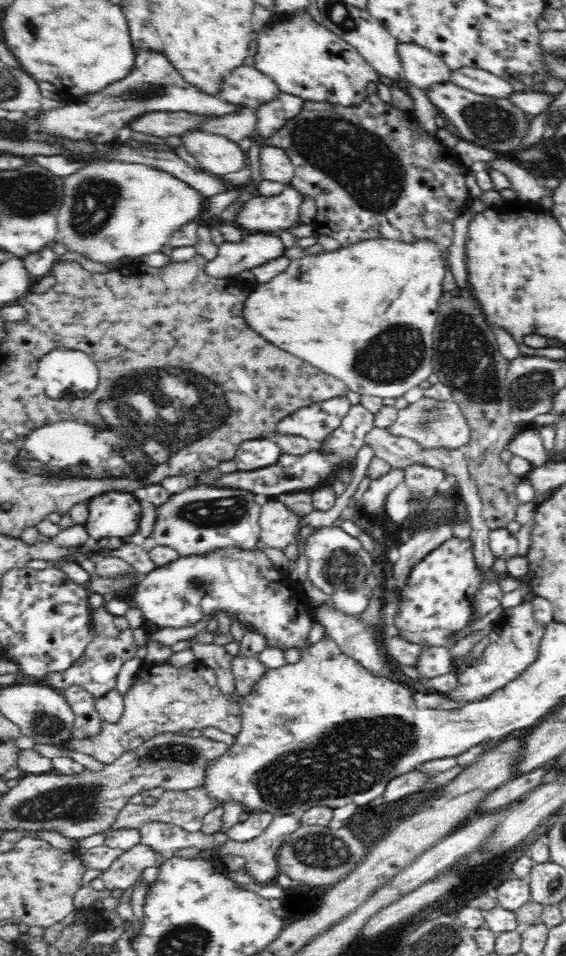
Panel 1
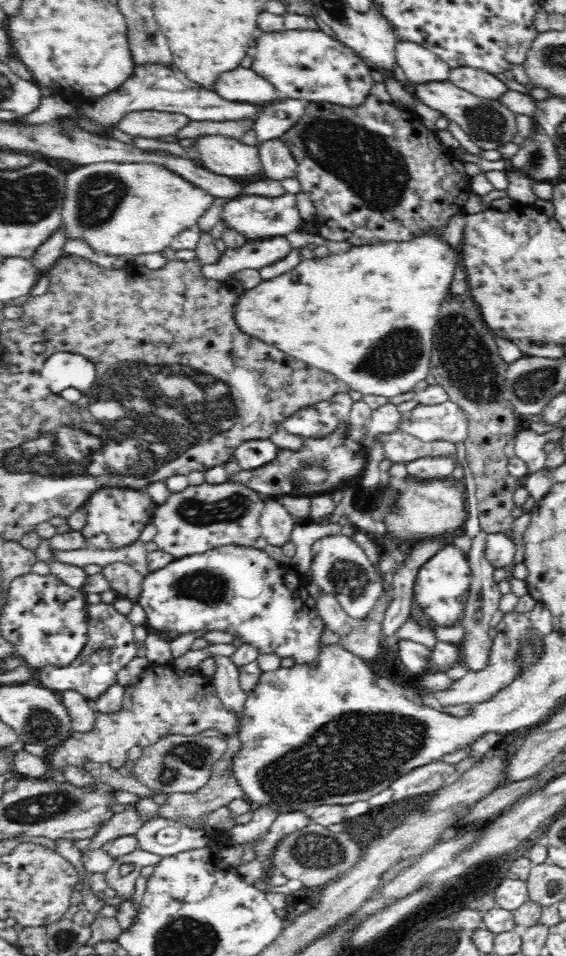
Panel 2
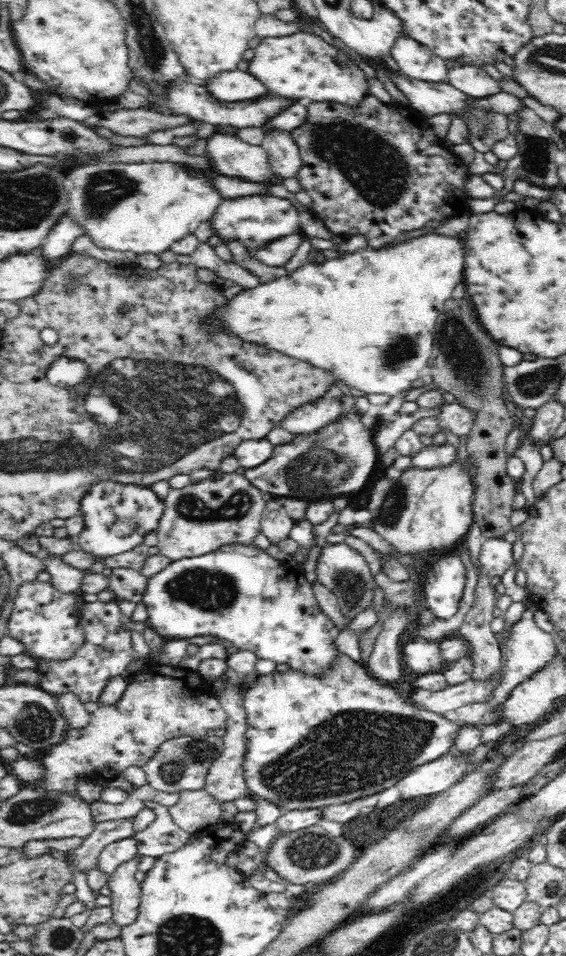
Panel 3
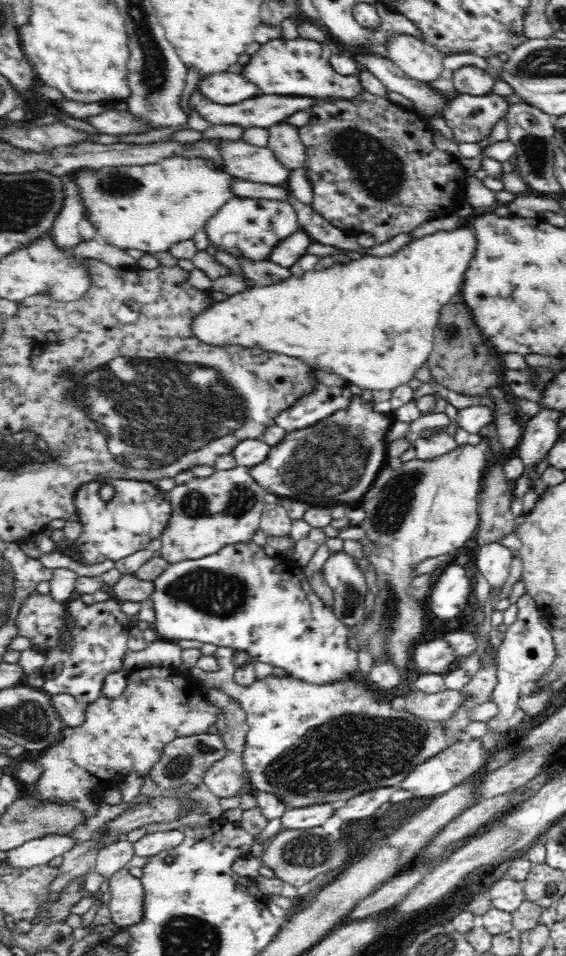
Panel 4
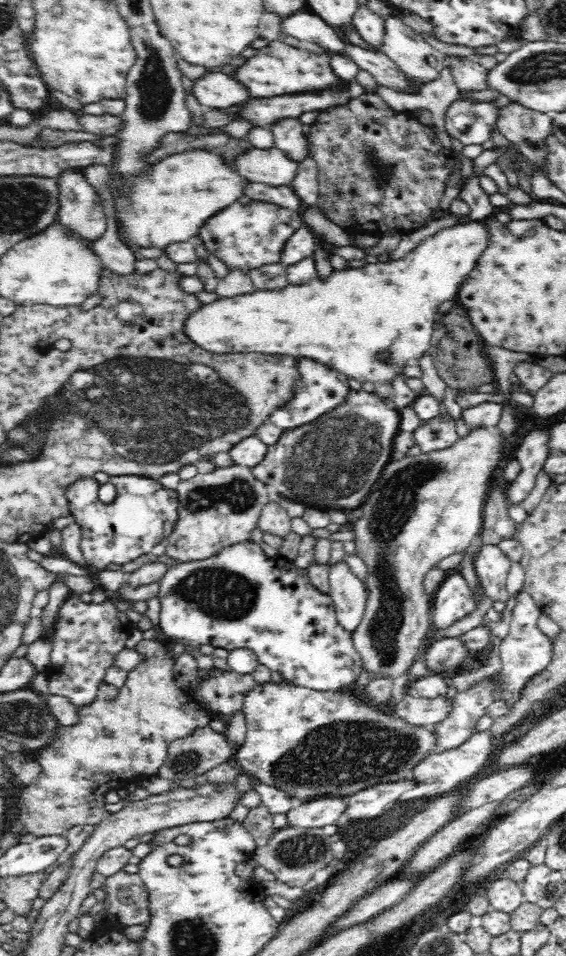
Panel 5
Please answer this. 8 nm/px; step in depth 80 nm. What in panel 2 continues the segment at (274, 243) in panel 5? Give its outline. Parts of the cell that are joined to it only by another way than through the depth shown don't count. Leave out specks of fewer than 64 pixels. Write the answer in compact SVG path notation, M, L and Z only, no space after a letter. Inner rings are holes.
M287 191L276 198L254 195L238 196L224 206L221 219L224 220L226 228L241 232L244 241L256 240L256 238L274 238L276 236L284 237L288 232L302 230L305 224L296 207L295 194L289 194Z

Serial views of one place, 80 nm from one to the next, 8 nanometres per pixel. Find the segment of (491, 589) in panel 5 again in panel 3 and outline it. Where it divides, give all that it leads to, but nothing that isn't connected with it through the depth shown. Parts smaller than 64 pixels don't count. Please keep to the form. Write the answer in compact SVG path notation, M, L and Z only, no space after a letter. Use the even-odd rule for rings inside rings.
M504 537L485 538L479 552L479 559L490 576L499 578L508 570L514 560L512 544Z

